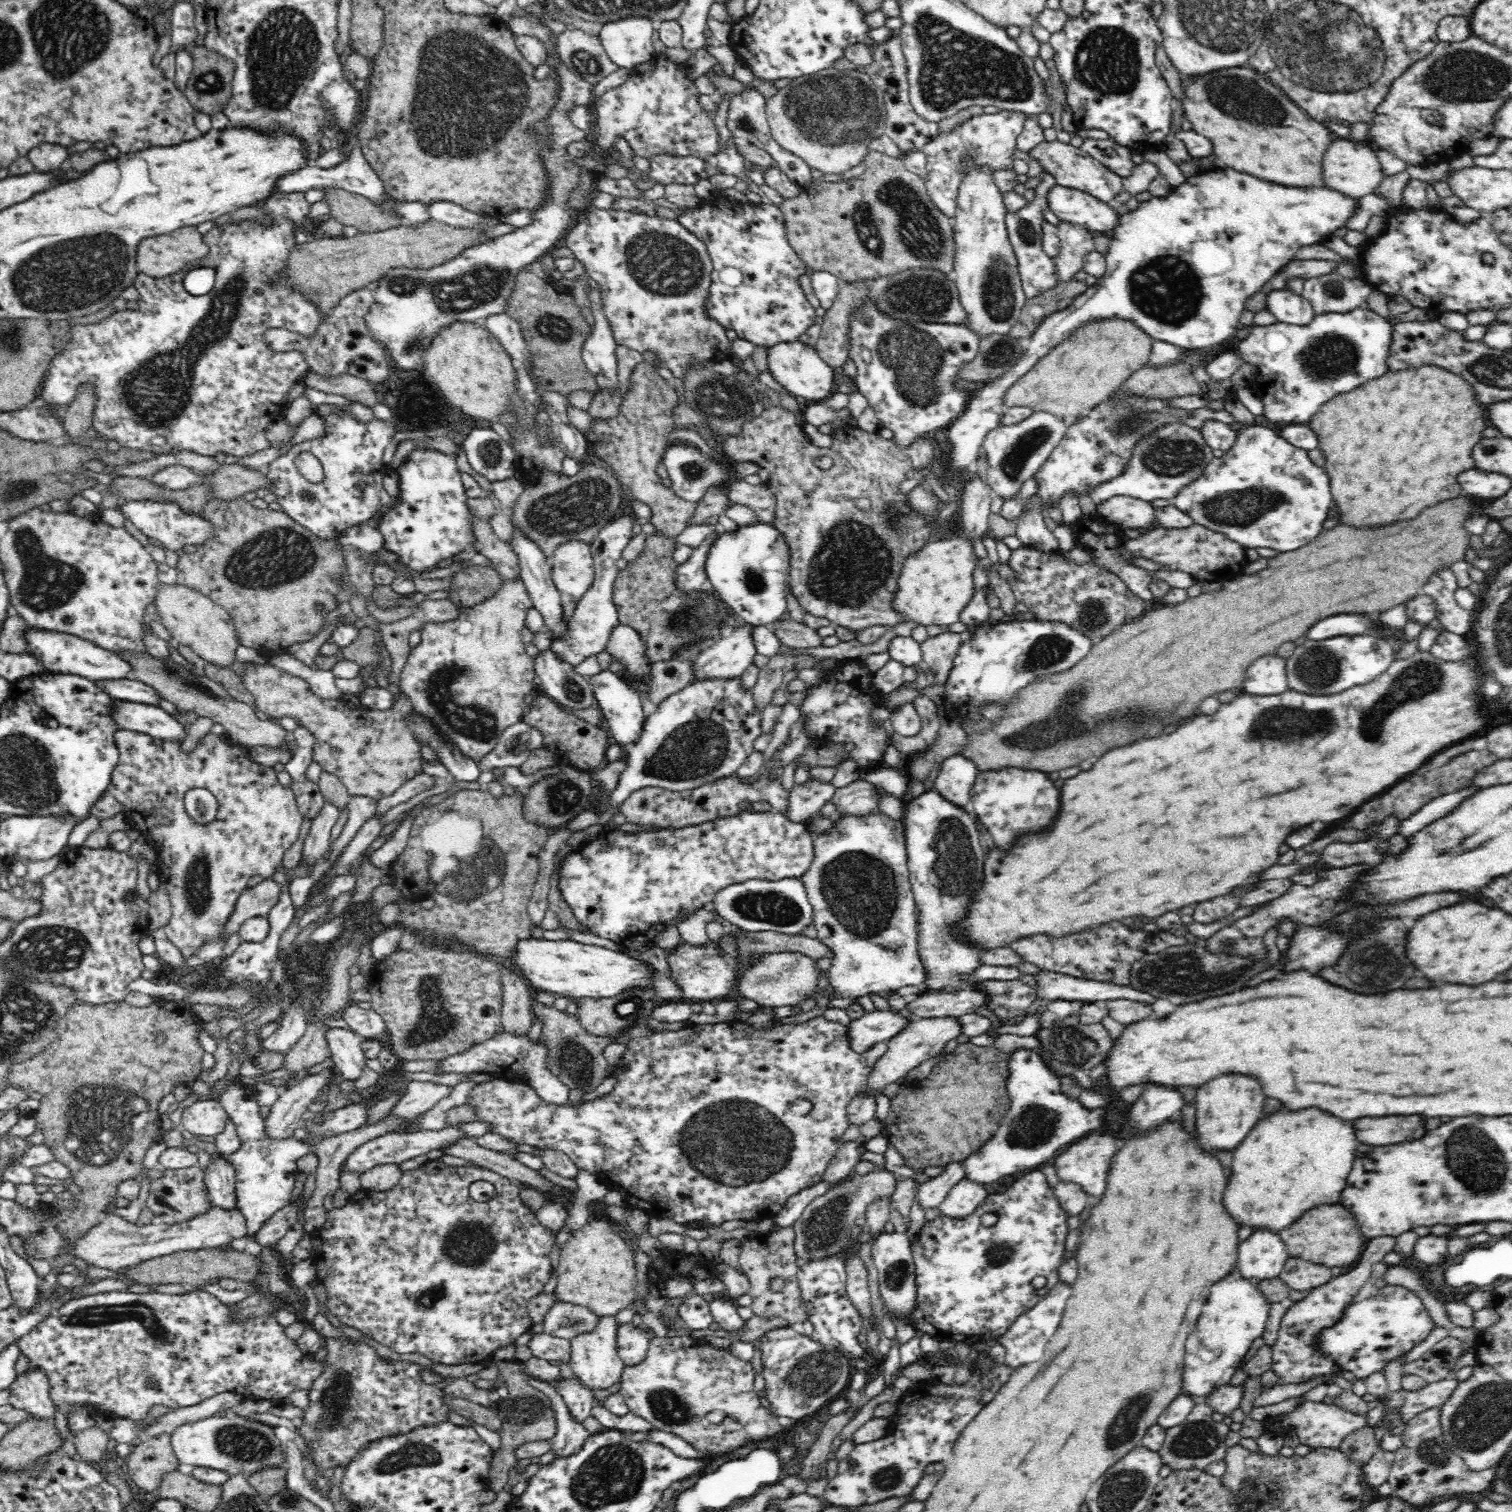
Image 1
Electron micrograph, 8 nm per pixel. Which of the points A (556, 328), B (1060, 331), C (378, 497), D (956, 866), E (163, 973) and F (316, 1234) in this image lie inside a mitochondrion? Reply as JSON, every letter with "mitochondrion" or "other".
{"A":"mitochondrion","B":"other","C":"other","D":"mitochondrion","E":"other","F":"other"}

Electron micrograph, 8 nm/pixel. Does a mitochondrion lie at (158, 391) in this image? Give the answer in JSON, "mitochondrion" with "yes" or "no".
{"mitochondrion":"yes"}

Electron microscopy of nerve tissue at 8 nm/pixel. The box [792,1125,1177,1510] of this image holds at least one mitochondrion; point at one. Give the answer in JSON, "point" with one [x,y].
{"point":[822,1229]}

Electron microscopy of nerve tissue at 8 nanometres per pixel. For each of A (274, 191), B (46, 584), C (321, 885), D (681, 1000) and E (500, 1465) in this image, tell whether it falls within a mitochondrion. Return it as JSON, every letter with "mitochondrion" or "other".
{"A":"other","B":"mitochondrion","C":"other","D":"other","E":"other"}

